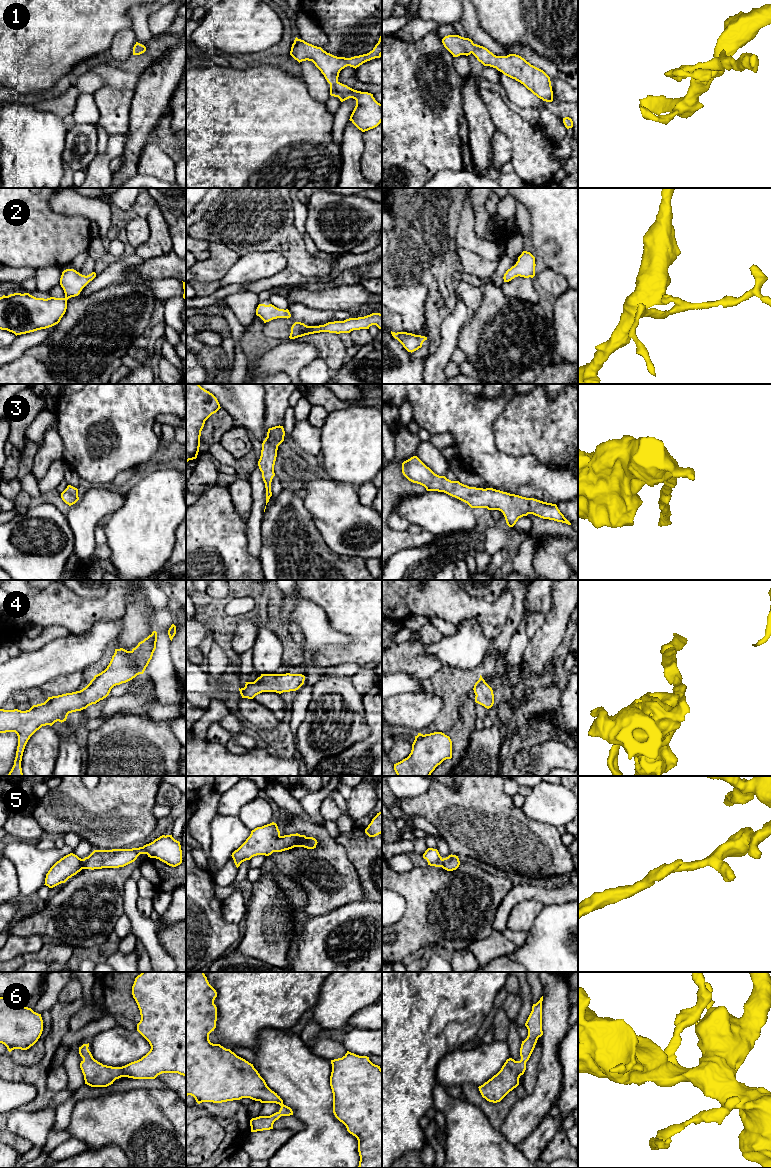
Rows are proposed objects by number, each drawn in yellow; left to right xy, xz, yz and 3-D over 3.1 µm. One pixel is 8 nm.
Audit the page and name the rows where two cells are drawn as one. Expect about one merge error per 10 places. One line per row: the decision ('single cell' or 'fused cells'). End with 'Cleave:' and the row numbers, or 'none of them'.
1: single cell
2: single cell
3: single cell
4: single cell
5: single cell
6: single cell
Cleave: none of them

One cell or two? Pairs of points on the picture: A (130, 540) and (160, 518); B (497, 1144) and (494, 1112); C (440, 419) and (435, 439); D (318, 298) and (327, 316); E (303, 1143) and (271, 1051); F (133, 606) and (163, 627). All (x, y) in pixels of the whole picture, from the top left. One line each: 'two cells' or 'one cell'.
A: one cell
B: two cells
C: two cells
D: two cells
E: one cell
F: two cells

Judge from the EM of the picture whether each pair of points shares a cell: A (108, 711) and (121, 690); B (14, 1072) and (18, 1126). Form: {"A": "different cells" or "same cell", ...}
{"A": "different cells", "B": "different cells"}

